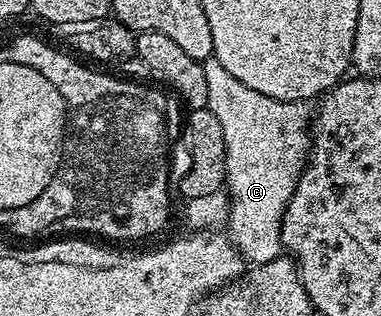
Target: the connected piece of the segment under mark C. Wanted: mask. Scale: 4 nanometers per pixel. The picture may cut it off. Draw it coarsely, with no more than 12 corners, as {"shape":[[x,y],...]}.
{"shape":[[204,64],[224,127],[228,236],[283,256],[282,216],[312,140],[305,101]]}

